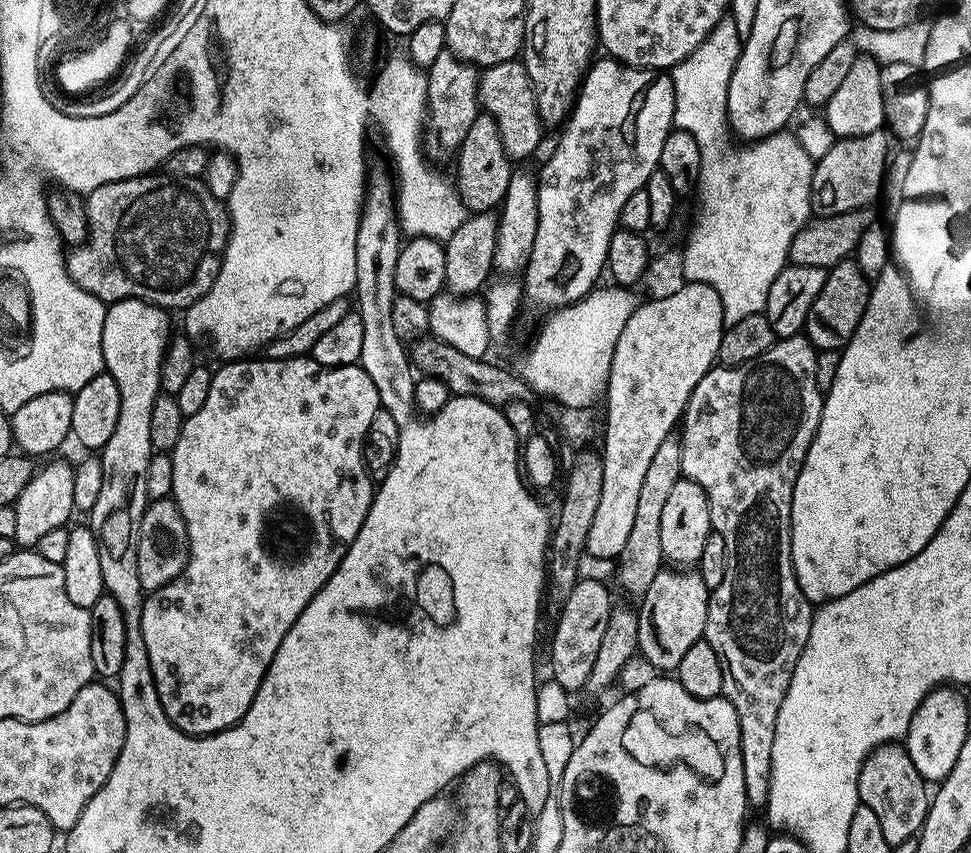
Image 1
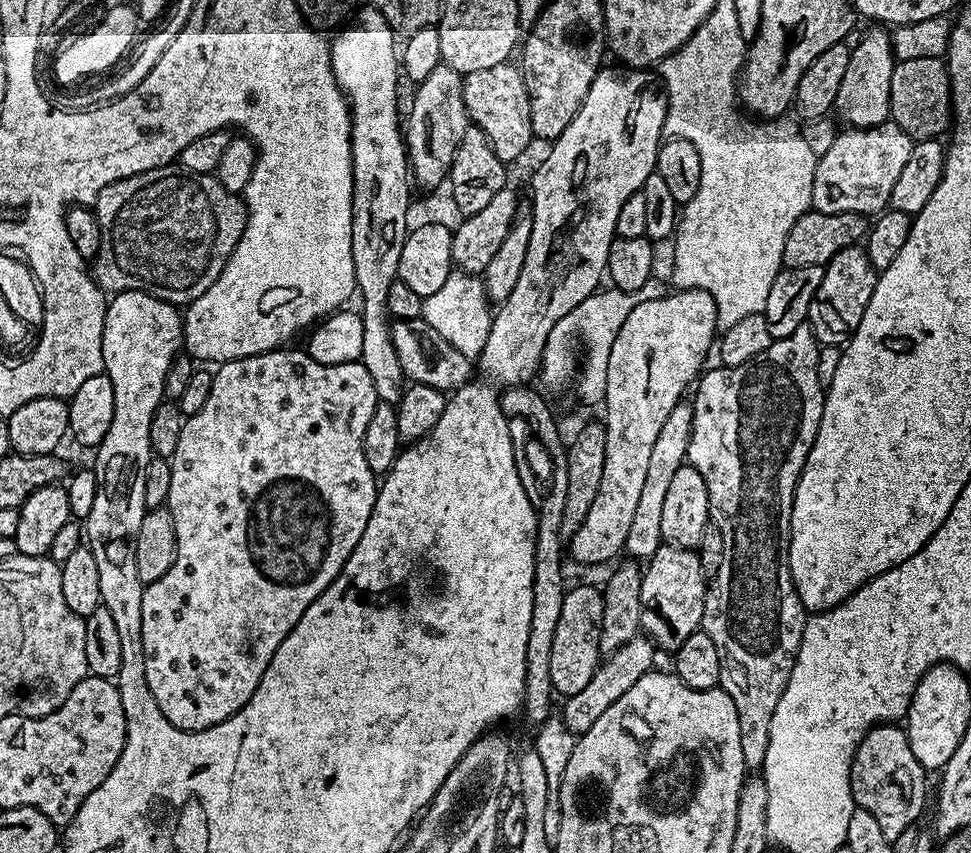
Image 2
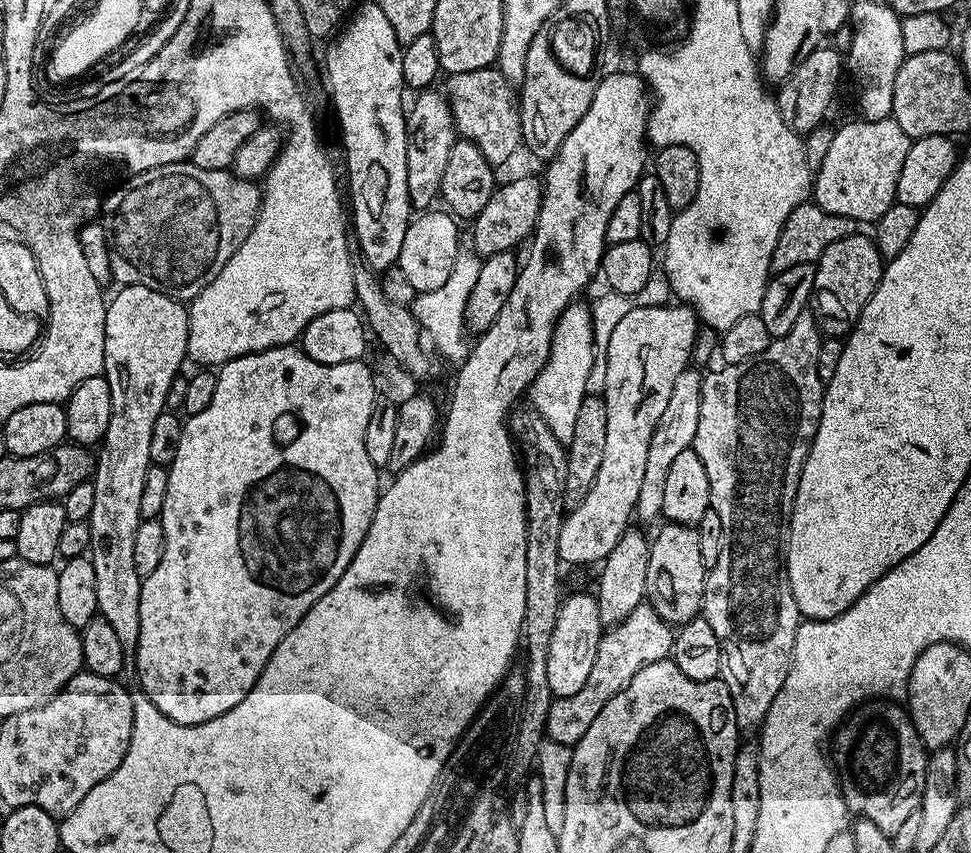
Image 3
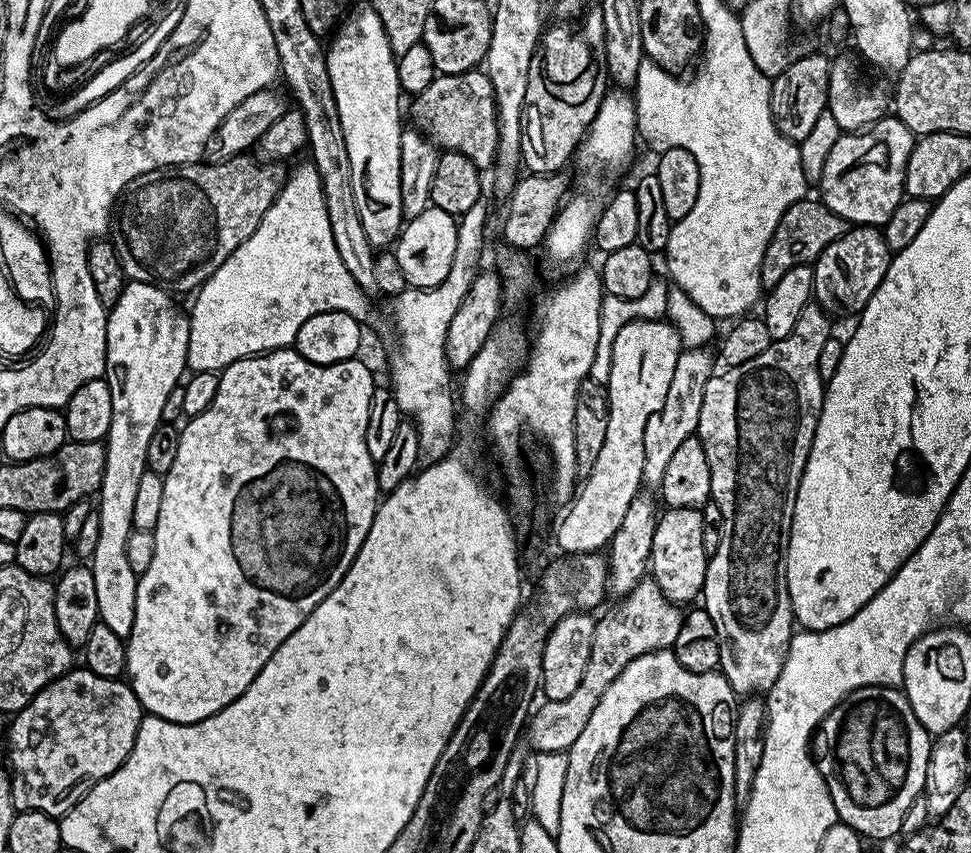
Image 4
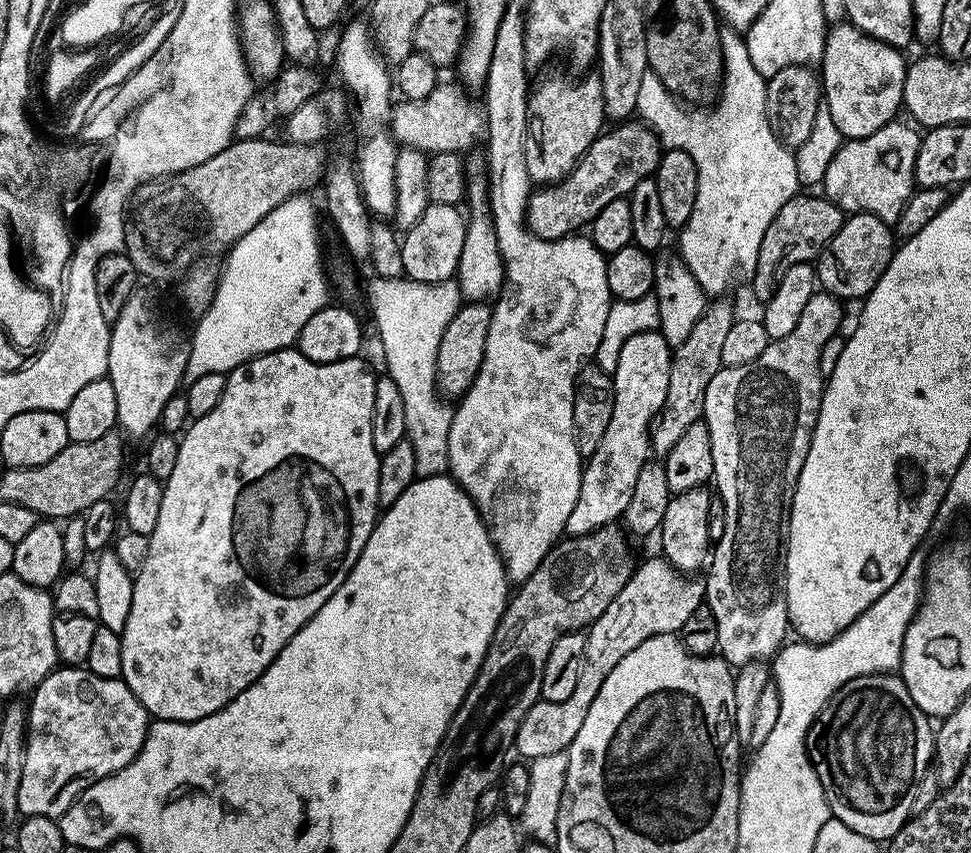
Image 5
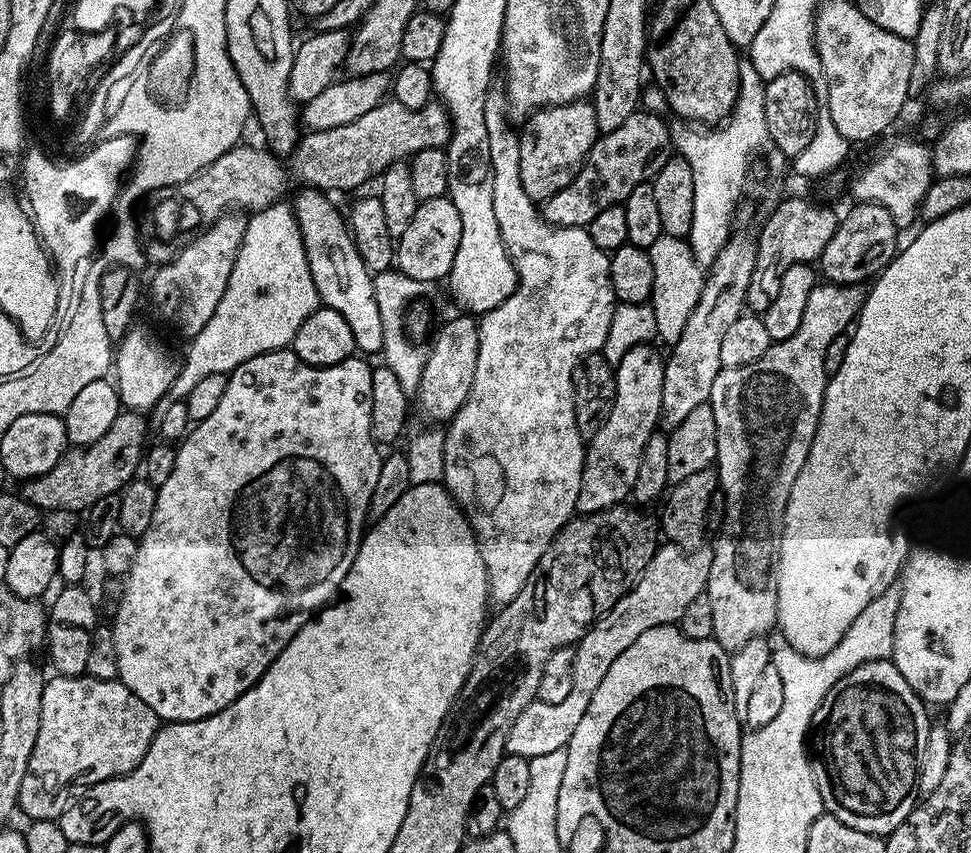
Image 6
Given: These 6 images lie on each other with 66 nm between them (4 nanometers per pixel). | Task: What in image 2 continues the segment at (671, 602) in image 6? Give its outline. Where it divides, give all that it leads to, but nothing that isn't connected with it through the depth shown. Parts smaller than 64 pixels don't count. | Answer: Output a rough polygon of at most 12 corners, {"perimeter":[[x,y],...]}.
{"perimeter":[[643,634],[601,663],[563,701],[564,725],[590,730],[638,678],[656,645]]}

